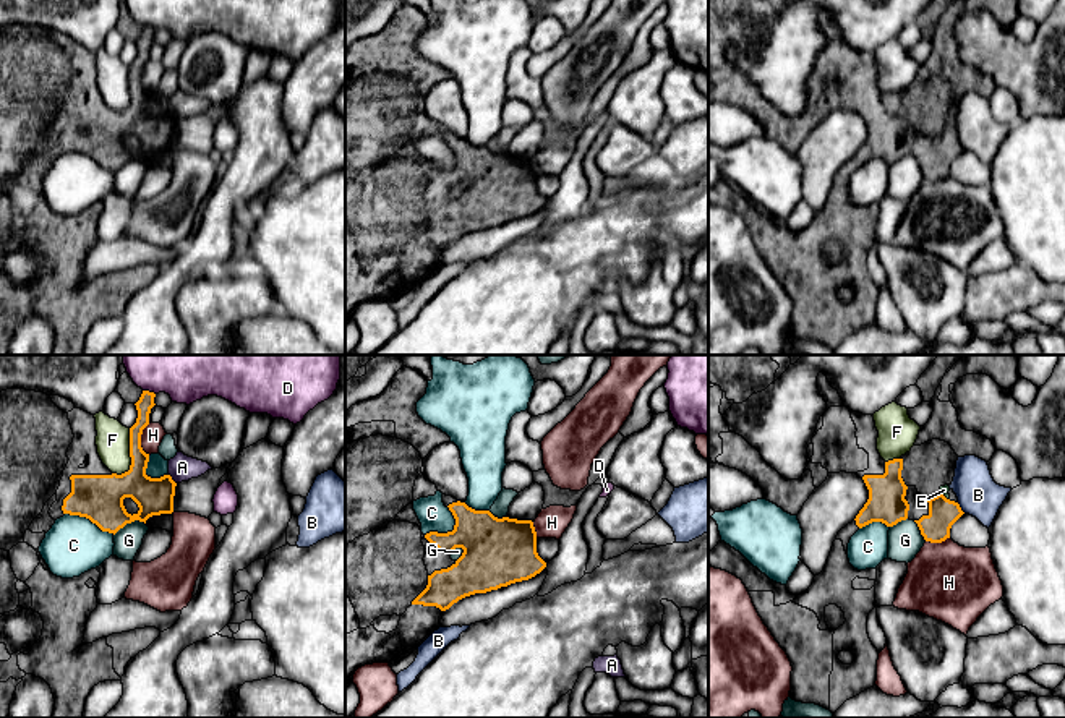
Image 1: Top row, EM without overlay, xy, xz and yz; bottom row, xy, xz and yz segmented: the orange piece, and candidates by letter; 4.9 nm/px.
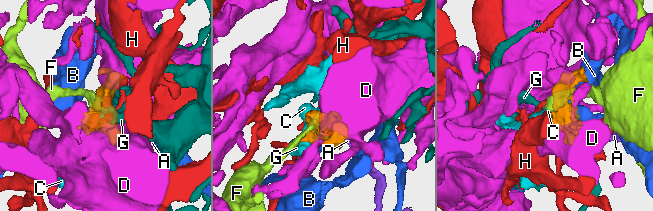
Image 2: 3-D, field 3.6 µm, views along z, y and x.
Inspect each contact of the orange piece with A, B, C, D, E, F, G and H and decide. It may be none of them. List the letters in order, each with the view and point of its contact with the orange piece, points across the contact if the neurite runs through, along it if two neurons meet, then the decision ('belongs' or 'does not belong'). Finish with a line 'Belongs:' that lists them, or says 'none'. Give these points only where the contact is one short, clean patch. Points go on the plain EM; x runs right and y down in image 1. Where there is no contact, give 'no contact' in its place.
A: xy (171, 115) | along xy (169, 111), (175, 120) | does not belong
B: yz (960, 145) | along yz (957, 140), (965, 149) | does not belong
C: xz (449, 169) | does not belong
D: xy (148, 28) | along xy (143, 26), (154, 31) | does not belong
E: yz (942, 132) | belongs
F: xy (130, 93) | along xy (130, 65), (130, 104), (120, 111), (112, 111) | does not belong
G: xy (128, 159) | does not belong
H: xy (140, 76) | does not belong
Belongs: E

